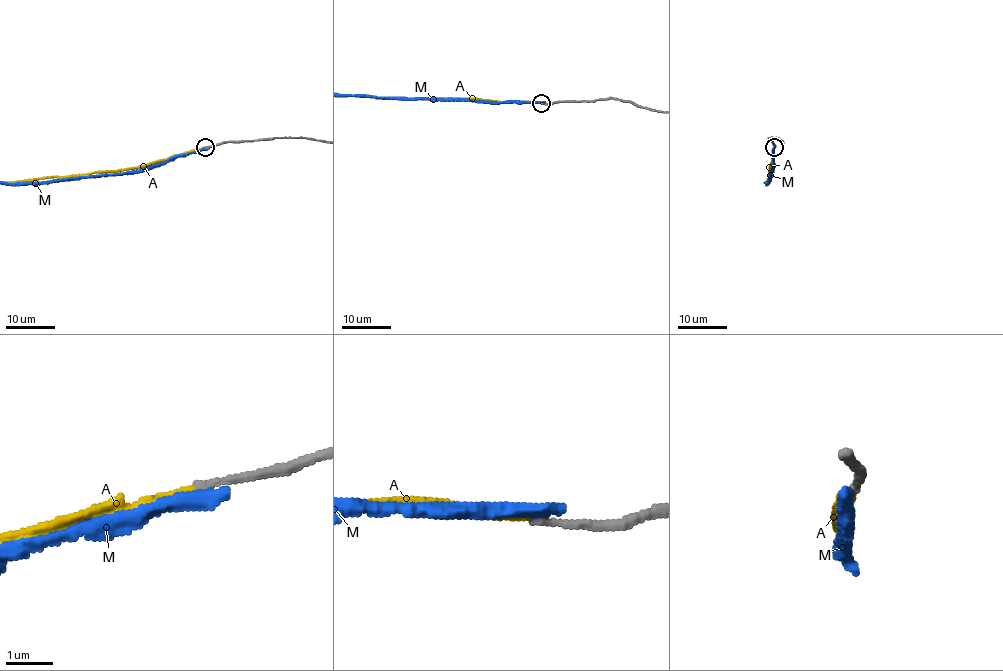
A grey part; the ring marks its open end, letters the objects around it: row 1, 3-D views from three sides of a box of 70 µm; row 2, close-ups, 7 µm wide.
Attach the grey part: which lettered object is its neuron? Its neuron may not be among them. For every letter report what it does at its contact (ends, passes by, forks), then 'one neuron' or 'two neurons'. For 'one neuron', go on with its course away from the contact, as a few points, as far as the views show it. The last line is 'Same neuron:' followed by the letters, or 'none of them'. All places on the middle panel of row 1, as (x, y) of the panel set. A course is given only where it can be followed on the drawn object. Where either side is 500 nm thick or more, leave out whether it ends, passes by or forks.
A: it ends; one neuron
M: it ends; two neurons
Same neuron: A

